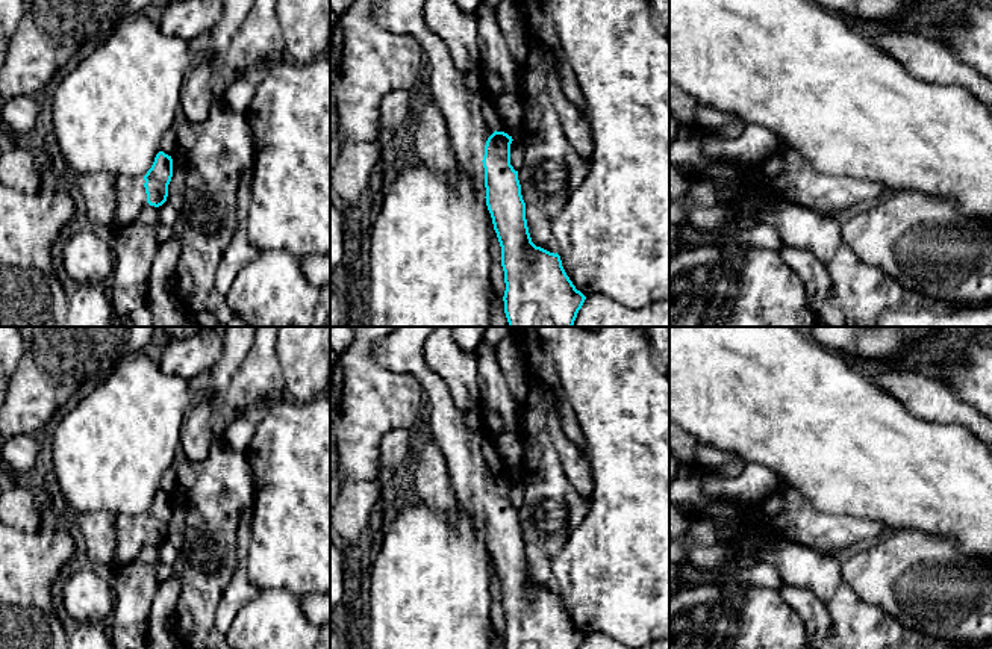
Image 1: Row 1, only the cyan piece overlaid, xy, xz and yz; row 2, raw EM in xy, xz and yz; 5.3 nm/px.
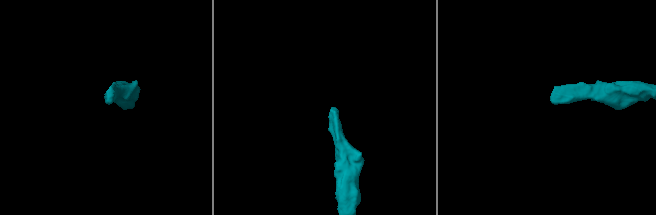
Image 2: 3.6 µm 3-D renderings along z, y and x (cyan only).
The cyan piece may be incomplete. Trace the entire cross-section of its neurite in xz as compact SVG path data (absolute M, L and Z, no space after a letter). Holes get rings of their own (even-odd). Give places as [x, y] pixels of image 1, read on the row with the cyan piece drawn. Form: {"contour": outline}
{"contour": "M383 0L374 18L382 29L413 36L421 44L426 64L430 67L432 101L444 116L457 165L486 188L486 206L501 247L506 283L503 301L509 327L572 327L586 297L566 275L560 256L532 242L518 171L510 165L513 139L494 127L491 98L483 86L482 71L459 71L442 38L427 27L426 3L427 0Z"}

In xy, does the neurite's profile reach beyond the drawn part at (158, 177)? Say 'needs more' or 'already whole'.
needs more

